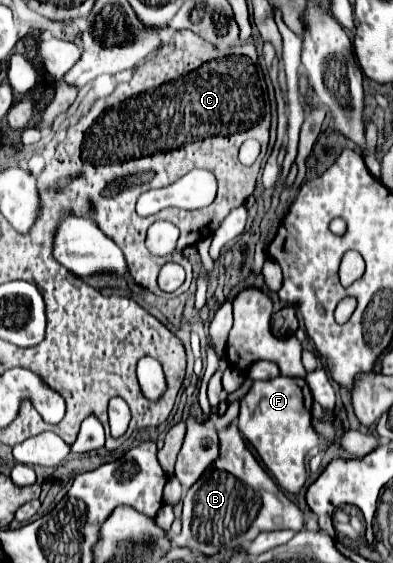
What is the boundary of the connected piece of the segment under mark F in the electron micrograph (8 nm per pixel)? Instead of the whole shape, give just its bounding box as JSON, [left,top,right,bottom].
[239,376,323,492]

